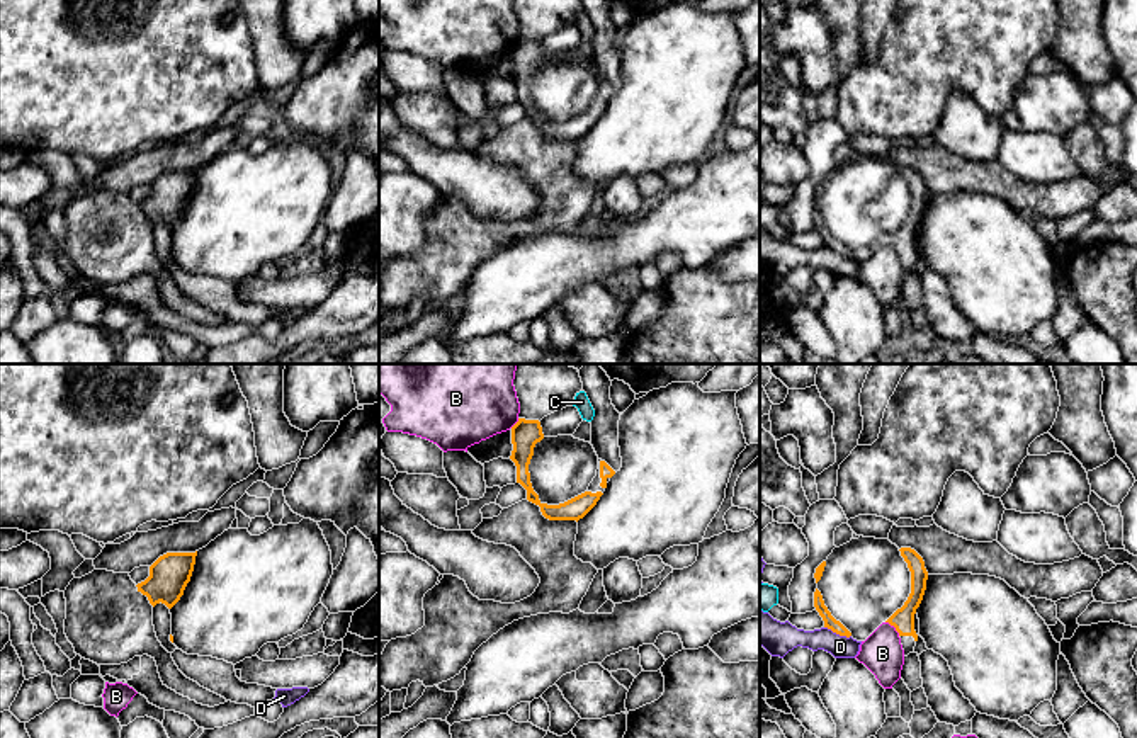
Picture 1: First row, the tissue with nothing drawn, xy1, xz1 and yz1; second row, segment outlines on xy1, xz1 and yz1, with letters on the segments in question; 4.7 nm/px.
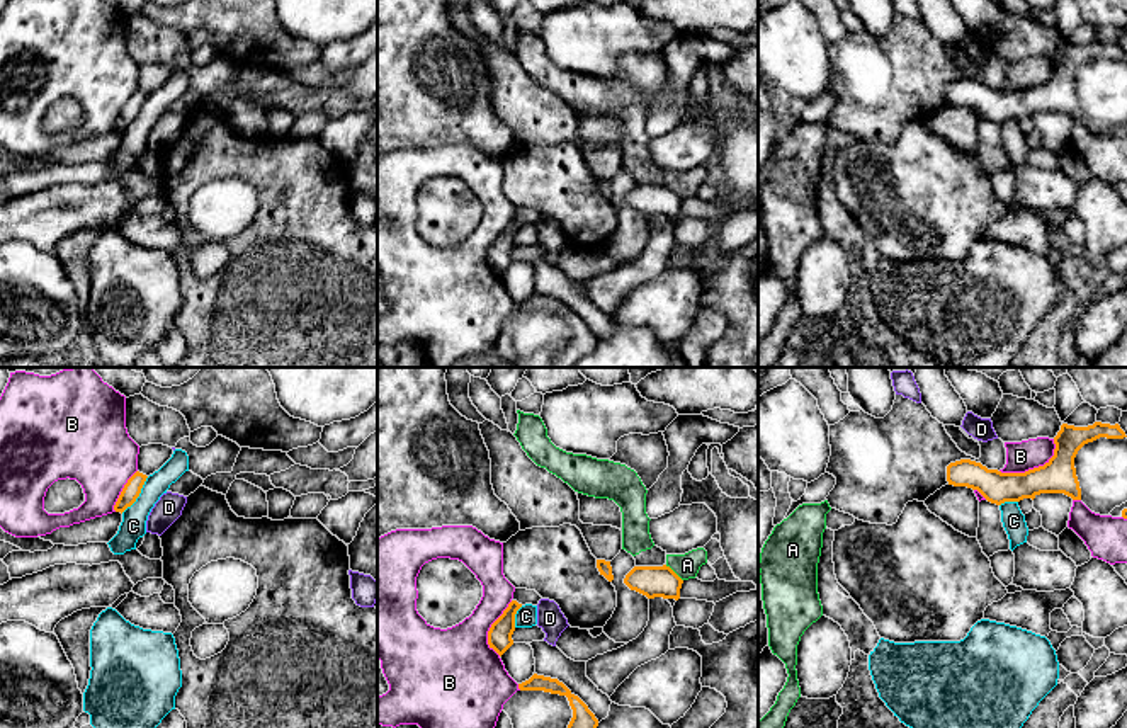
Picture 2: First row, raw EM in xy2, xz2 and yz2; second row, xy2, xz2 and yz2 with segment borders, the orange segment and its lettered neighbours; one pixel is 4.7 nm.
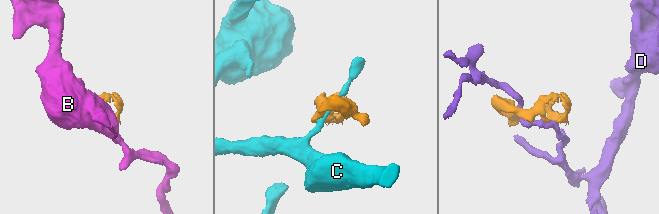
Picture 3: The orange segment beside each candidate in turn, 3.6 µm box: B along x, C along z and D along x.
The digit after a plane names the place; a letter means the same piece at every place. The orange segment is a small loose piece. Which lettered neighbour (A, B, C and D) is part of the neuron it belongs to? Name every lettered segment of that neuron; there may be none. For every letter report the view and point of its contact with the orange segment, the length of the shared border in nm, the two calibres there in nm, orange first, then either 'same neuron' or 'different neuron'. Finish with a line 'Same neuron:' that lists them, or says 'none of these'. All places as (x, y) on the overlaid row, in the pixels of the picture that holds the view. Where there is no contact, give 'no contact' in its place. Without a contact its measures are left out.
A: meets orange in xz2 at (673, 572); contact 120 nm long; 140 nm thick on the orange side, 120 nm on the other; different neuron
B: meets orange in yz2 at (1034, 468); contact 300 nm long; 160 nm thick on the orange side, 140 nm on the other; different neuron
C: meets orange in xy2 at (138, 495); contact 220 nm long; 90 nm thick on the orange side, 120 nm on the other; different neuron
D: meets orange in yz1 at (838, 633); contact 140 nm long; 60 nm thick on the orange side, 130 nm on the other; different neuron
Same neuron: none of these

